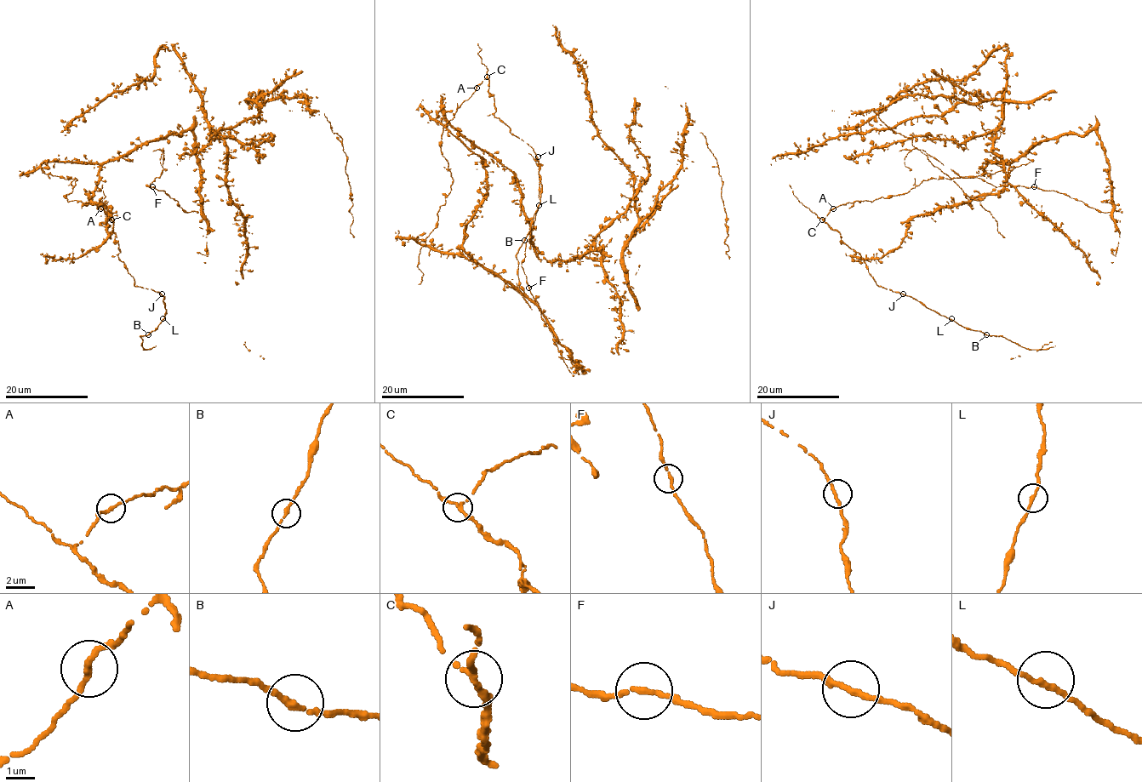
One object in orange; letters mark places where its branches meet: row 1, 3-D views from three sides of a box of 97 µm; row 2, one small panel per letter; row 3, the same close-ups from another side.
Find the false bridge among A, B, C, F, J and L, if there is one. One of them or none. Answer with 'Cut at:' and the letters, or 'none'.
Cut at: none

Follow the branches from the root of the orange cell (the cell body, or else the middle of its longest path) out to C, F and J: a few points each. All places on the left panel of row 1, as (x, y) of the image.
C: (196, 161), (196, 136), (185, 130), (105, 163), (40, 166), (77, 180), (68, 201), (96, 204), (111, 219)
F: (196, 161), (200, 166), (202, 210), (186, 213), (177, 200), (170, 198), (162, 190), (159, 191), (152, 186)
J: (196, 161), (185, 130), (105, 163), (40, 166), (77, 180), (67, 200), (103, 209), (134, 284), (162, 293)

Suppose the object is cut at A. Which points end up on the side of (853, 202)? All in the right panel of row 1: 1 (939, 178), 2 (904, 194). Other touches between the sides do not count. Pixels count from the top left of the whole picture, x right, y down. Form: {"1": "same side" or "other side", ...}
{"1": "same side", "2": "same side"}

